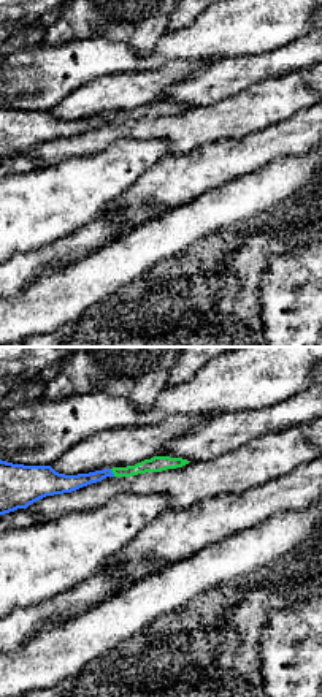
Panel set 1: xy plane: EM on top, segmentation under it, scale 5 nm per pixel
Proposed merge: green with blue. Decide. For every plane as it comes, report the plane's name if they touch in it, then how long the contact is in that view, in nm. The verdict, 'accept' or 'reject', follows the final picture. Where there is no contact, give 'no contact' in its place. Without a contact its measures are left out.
contact in xy; length 50 nm

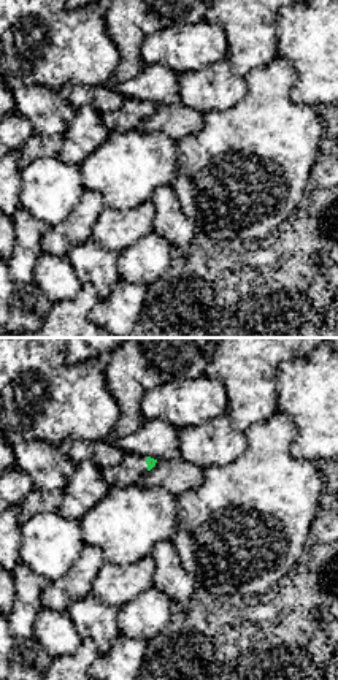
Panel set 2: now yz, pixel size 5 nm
no contact

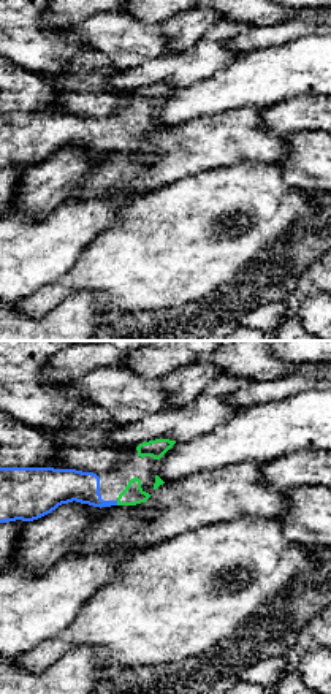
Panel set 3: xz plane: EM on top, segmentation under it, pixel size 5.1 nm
contact in xz; length 30 nm

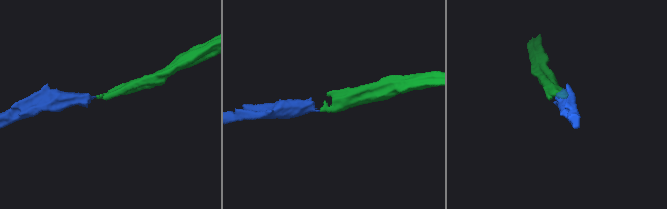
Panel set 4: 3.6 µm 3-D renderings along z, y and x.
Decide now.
accept

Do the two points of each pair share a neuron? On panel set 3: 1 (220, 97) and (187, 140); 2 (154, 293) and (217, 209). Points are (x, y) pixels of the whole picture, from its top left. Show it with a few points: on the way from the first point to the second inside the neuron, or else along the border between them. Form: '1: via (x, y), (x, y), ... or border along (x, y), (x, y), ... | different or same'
1: border along (241, 108), (198, 116), (170, 129) | different
2: via (154, 273), (197, 230) | same

